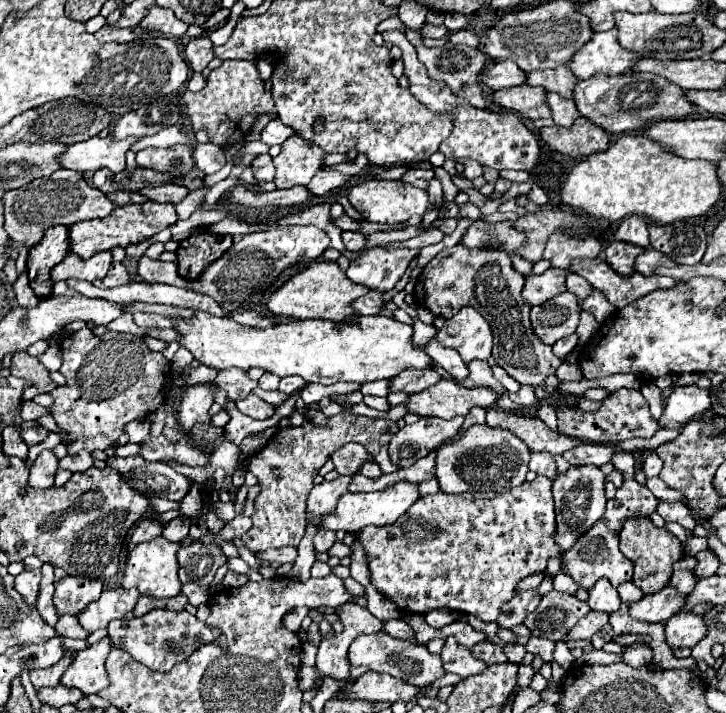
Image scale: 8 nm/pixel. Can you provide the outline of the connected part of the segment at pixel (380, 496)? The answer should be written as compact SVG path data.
M399 480L391 486L387 486L385 490L379 492L369 492L369 494L351 494L347 492L345 496L341 496L337 510L329 516L325 516L323 520L323 528L327 530L345 530L345 532L361 532L365 526L373 524L373 526L385 526L385 524L395 524L399 516L403 516L411 504L415 504L419 500L419 486Z

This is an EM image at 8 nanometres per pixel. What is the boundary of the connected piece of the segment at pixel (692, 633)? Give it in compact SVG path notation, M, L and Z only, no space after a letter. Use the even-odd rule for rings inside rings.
M681 612L681 616L673 616L673 620L665 624L665 634L667 644L673 650L683 646L693 648L707 636L707 624L703 622L703 616L697 616L693 612Z

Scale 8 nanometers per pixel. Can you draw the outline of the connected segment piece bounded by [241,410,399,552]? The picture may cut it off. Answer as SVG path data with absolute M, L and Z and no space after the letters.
M343 410L341 414L327 420L327 424L317 426L311 420L305 420L299 428L281 428L277 434L273 434L259 452L247 456L243 460L243 468L253 472L259 480L259 494L255 498L255 512L251 516L253 528L243 534L243 544L251 552L263 552L269 548L285 548L285 546L299 546L307 518L305 518L305 504L309 490L313 488L313 478L319 474L321 466L327 462L327 458L347 442L363 444L379 464L383 474L391 474L399 470L395 464L391 464L387 456L389 440L399 430L397 422L393 420L379 420L379 418L365 418L355 416L349 410Z

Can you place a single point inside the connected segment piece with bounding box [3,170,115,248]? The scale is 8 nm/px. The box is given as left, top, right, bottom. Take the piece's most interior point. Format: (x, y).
(65, 198)

